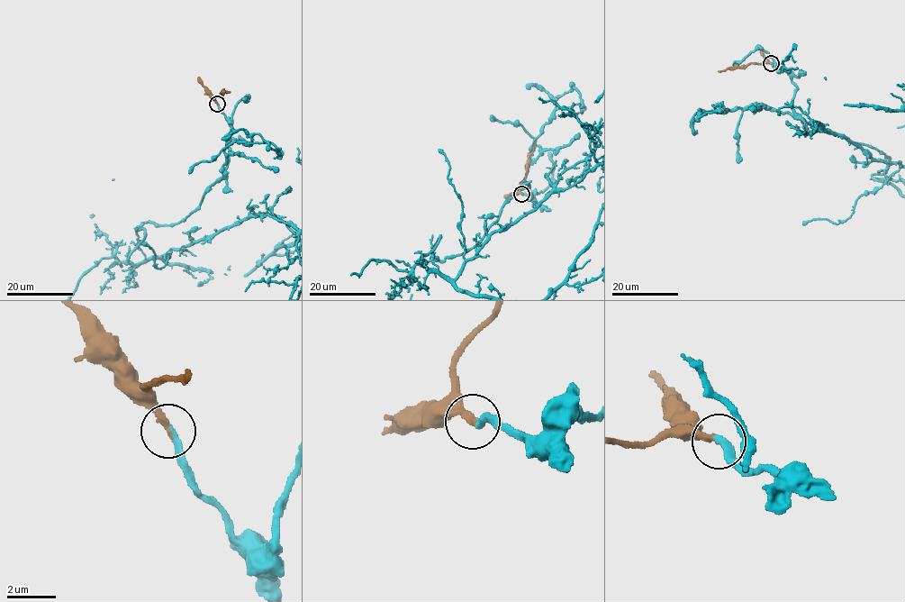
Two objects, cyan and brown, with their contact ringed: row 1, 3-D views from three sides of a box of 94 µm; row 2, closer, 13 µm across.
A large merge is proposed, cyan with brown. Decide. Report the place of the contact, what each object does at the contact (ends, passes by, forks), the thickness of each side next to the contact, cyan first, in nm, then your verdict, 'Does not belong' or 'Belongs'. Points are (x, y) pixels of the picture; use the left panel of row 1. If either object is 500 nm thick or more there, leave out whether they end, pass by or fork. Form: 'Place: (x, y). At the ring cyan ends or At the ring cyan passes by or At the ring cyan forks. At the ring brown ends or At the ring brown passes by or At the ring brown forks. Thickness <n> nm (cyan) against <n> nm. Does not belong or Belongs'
Place: (217, 104). At the ring cyan ends. At the ring brown ends. Thickness 300 nm (cyan) against 300 nm. Belongs

